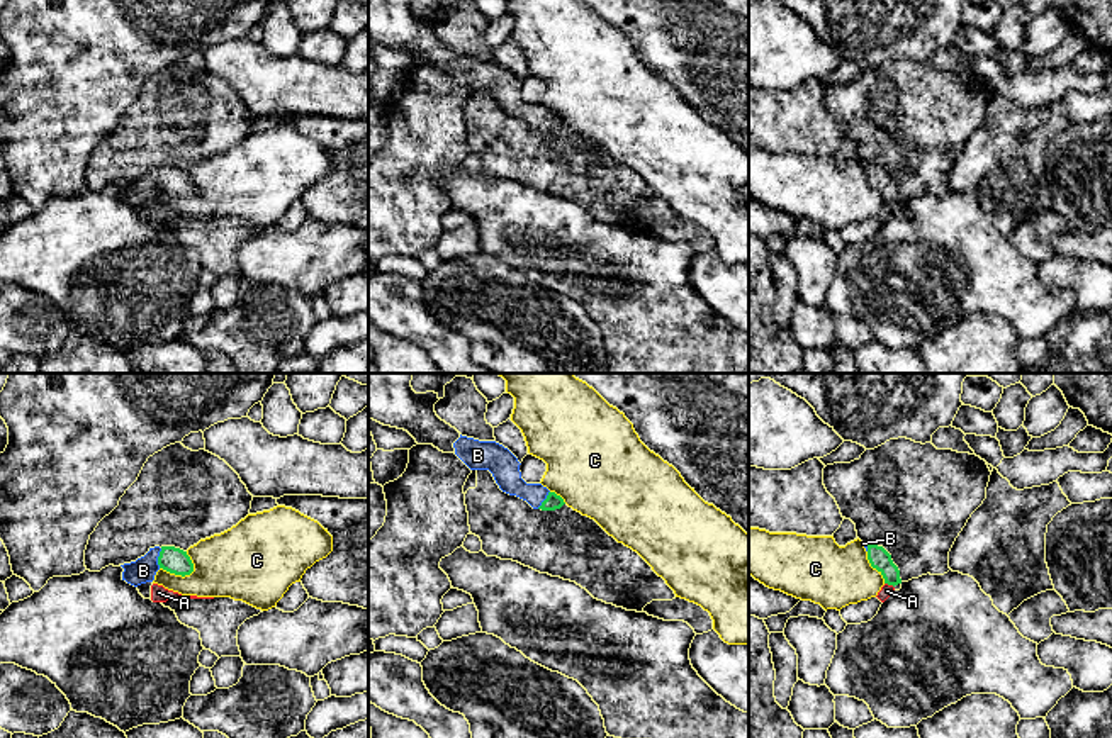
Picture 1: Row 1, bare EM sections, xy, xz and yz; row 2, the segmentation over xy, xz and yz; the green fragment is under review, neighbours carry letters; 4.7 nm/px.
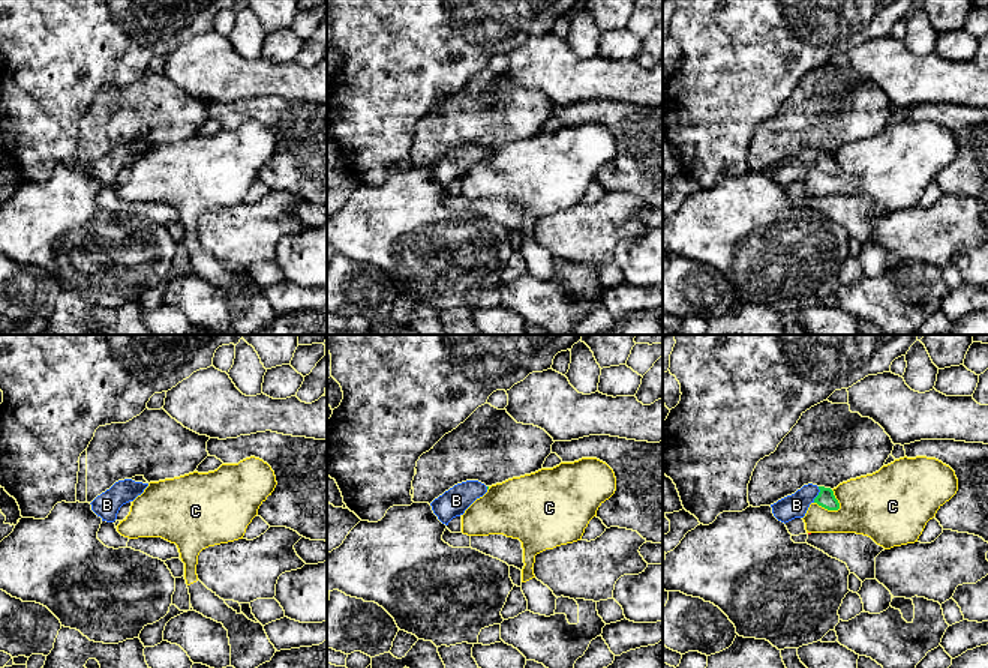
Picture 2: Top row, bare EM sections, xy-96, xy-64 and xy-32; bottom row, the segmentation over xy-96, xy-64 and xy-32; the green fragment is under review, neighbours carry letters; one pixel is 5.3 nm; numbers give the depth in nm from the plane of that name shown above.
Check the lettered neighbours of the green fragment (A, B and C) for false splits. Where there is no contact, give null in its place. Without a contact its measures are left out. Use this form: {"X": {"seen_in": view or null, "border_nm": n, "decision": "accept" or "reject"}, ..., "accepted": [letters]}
{"A": {"seen_in": "yz", "border_nm": 50, "decision": "reject"}, "B": {"seen_in": "xy", "border_nm": 100, "decision": "accept"}, "C": {"seen_in": "xy", "border_nm": 170, "decision": "reject"}, "accepted": ["B"]}

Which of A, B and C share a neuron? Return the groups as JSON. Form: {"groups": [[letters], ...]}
{"groups": [["A"], ["B"], ["C"]]}

